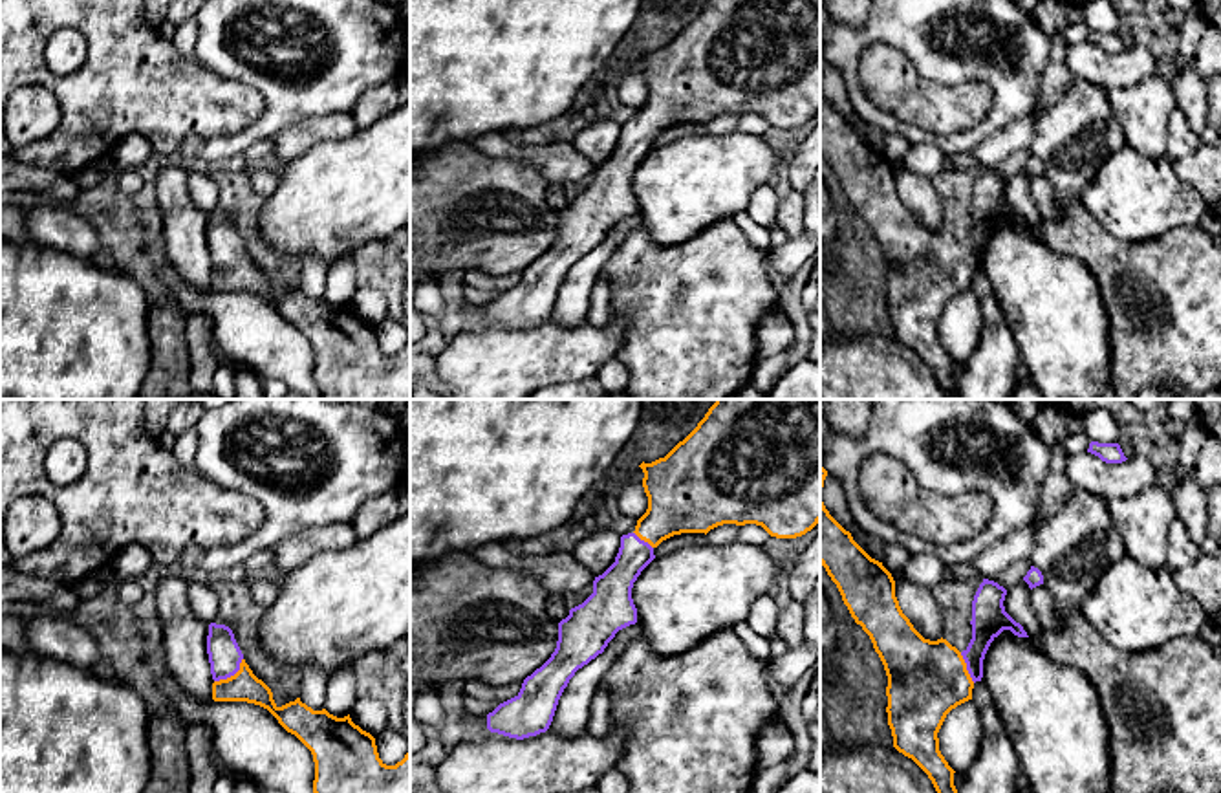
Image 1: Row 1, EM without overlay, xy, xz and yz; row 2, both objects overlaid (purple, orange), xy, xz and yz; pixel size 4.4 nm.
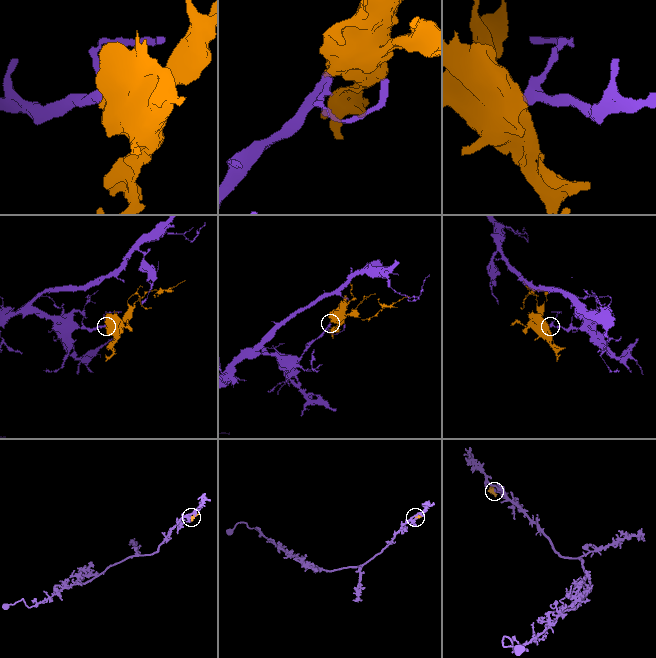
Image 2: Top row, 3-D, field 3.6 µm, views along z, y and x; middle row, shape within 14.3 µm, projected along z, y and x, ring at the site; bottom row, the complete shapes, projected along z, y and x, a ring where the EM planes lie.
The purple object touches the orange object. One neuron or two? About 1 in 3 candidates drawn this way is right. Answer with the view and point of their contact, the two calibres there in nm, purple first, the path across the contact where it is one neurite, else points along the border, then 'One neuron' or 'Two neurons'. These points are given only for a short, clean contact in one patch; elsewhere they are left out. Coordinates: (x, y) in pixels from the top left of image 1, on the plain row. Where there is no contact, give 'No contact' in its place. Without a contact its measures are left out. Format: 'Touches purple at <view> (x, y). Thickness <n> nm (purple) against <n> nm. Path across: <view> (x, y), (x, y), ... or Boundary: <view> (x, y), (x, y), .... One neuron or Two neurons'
Touches purple at xy (231, 264). Thickness 140 nm (purple) against 140 nm. Path across: xy (224, 244), (231, 264), (244, 275). One neuron

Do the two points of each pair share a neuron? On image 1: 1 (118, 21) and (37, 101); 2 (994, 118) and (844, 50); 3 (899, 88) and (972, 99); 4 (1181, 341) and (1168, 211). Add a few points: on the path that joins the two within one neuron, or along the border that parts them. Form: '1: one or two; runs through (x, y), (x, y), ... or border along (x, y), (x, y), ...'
1: two; border along (19, 86), (57, 101), (48, 134)
2: one; runs through (983, 72), (930, 54), (910, 33), (890, 33)
3: one; runs through (918, 99), (954, 99)
4: two; border along (1198, 224), (1139, 242), (1128, 240)

